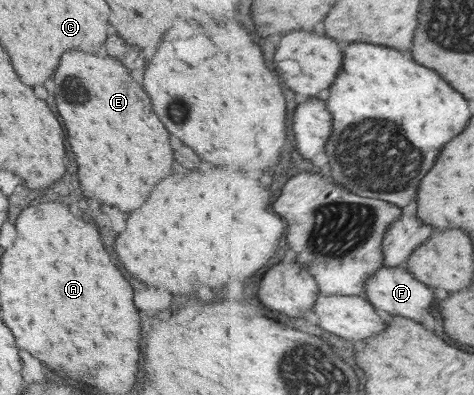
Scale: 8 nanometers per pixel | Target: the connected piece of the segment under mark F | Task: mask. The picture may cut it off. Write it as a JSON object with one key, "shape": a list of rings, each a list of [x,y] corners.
{"shape":[[[386,265],[375,275],[371,275],[367,282],[367,297],[377,309],[383,309],[392,315],[411,317],[415,321],[425,321],[425,317],[431,313],[431,307],[435,303],[435,291],[429,289],[427,283],[423,283],[407,265],[394,267]]]}

